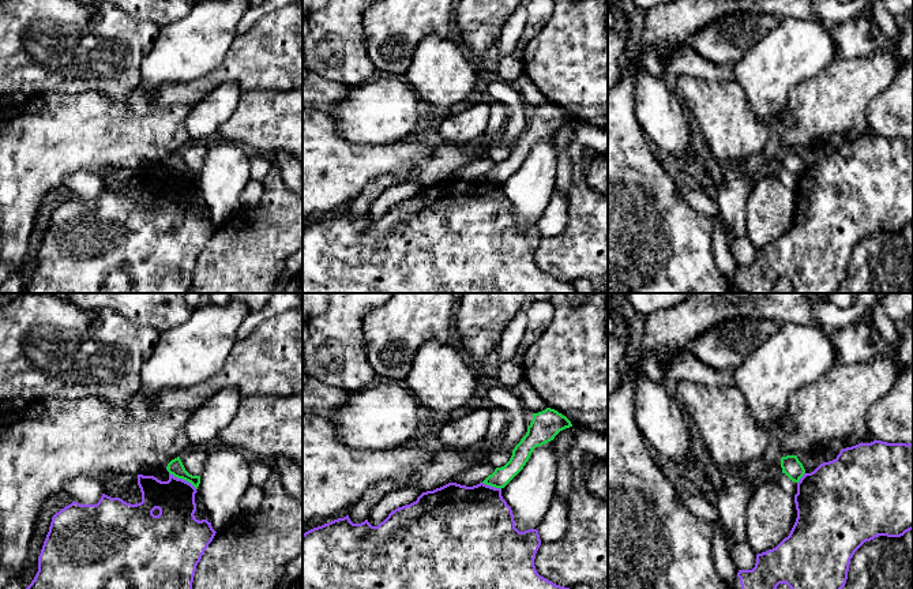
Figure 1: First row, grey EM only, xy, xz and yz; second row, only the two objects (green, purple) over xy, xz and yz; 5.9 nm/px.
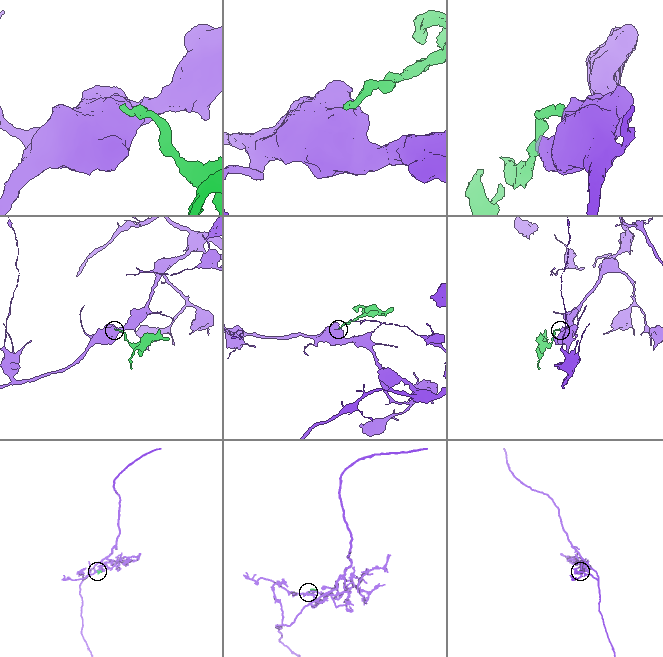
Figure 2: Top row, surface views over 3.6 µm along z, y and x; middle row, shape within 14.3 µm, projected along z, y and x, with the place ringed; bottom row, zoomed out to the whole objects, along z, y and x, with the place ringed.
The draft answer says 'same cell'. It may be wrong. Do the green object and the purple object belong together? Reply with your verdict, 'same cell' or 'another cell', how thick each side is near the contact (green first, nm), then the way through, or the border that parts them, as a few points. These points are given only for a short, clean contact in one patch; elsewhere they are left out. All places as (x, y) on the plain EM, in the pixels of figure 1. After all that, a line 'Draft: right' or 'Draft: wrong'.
another cell; calibres 90 and 240 nm; border xy (169, 167), (190, 176), (196, 183)
Draft: wrong

